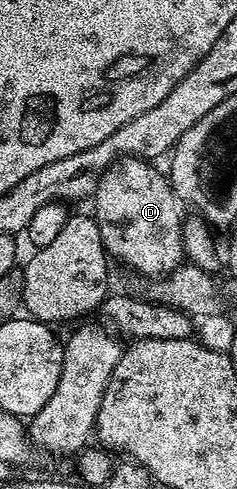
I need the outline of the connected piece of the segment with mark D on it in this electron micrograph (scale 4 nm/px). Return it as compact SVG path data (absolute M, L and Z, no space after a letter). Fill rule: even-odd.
M127 154L115 160L114 163L110 165L109 170L100 178L98 188L94 191L92 203L94 203L95 213L93 212L93 215L97 219L98 229L102 235L102 245L105 246L107 253L109 253L113 259L115 256L115 258L118 259L120 263L127 264L127 266L130 267L132 271L139 272L139 274L142 276L158 276L154 278L162 278L173 272L179 264L183 263L184 253L182 251L182 222L184 216L183 213L178 213L178 208L180 209L180 201L178 197L175 196L173 190L170 189L169 179L167 179L163 173L161 176L161 174L158 173L157 170L154 169L150 164L153 163L151 163L149 159L139 158L134 154Z

